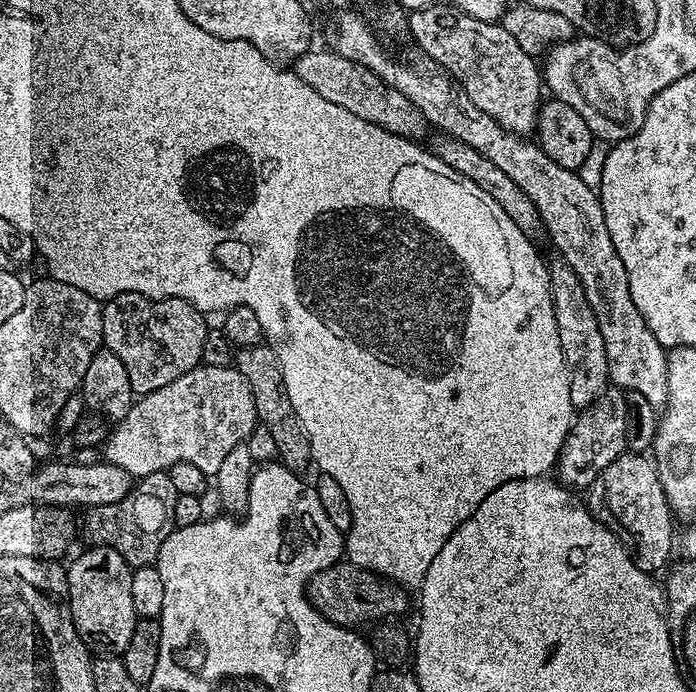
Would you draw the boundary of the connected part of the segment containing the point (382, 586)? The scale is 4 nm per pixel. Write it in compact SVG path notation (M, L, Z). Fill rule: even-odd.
M347 562L331 564L326 570L317 572L306 589L306 595L322 615L343 628L360 626L356 624L375 625L389 618L400 618L408 608L408 596L403 587L393 584L391 580L381 579L364 568Z

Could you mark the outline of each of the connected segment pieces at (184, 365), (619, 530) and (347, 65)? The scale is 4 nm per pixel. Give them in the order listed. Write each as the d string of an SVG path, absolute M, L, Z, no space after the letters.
M118 292L102 305L103 347L118 354L122 366L126 366L126 374L130 374L130 386L137 397L170 386L174 378L182 378L182 374L200 367L205 359L208 324L204 320L207 319L190 301L151 300L142 294Z
M627 451L610 462L610 466L606 466L606 470L602 470L602 474L598 474L592 484L586 503L593 516L622 541L632 556L632 561L644 572L656 574L671 558L672 548L674 552L674 513L662 490L656 462L651 455Z
M306 52L294 62L294 71L298 78L302 78L302 82L306 82L306 86L310 86L310 90L318 90L326 102L334 102L334 106L342 106L342 110L350 110L350 114L358 114L358 118L382 130L417 142L423 141L424 131L429 131L430 125L424 119L422 110L418 110L418 106L414 106L406 94L389 86L385 80L378 78L378 74L366 70L366 66L350 62L336 52Z

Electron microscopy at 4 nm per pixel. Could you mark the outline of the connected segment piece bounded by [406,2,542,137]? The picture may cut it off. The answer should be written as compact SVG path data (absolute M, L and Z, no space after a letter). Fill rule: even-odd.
M434 2L425 8L409 11L406 28L409 33L412 31L417 46L425 52L423 55L451 74L460 83L462 90L470 94L470 102L474 102L478 110L486 110L494 122L506 126L506 130L516 132L519 136L527 137L535 133L542 103L542 72L538 64L532 61L535 60L533 53L522 50L522 46L514 42L513 36L506 34L503 23L479 20L446 2Z

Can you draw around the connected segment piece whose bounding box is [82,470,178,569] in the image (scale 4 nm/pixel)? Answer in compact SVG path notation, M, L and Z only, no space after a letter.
M167 471L143 477L142 484L152 488L148 492L148 504L140 500L139 487L133 486L126 498L87 509L83 513L84 524L82 520L82 536L88 539L87 543L97 548L118 550L131 569L155 565L162 542L166 542L174 530L174 502L178 493Z

